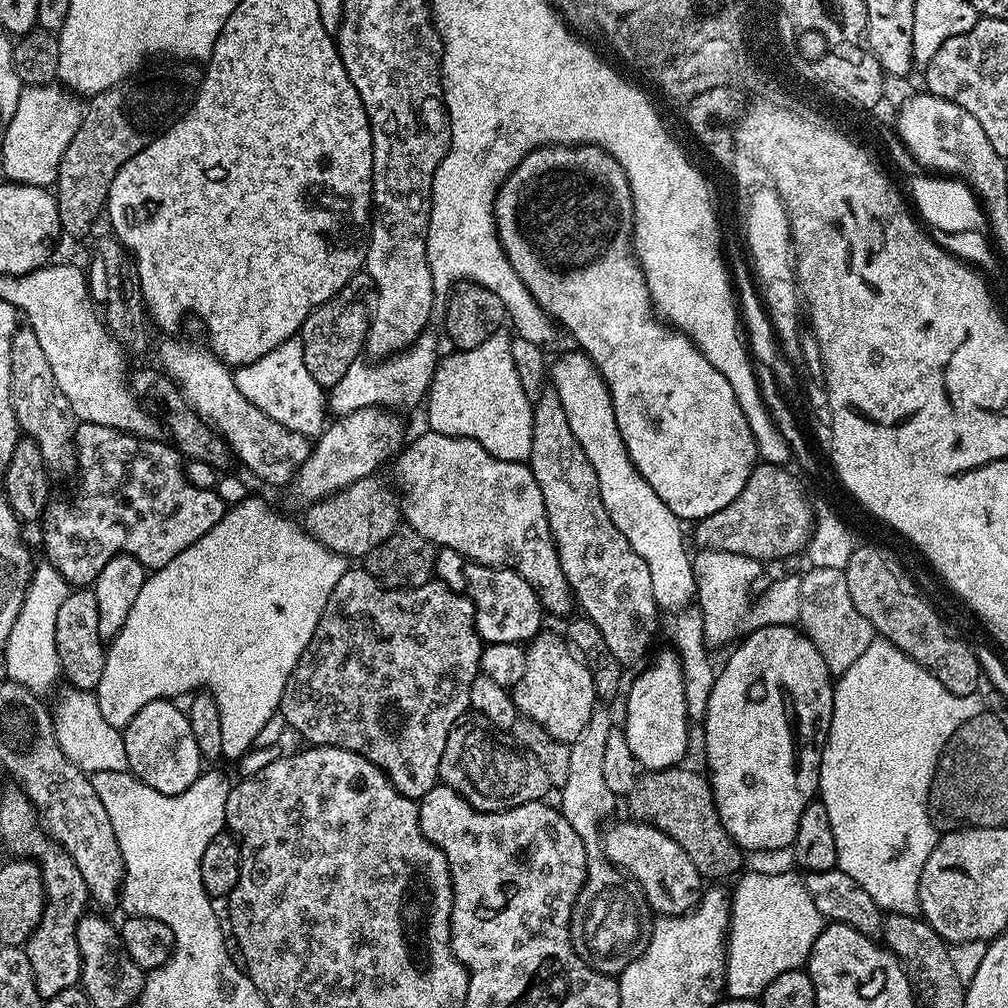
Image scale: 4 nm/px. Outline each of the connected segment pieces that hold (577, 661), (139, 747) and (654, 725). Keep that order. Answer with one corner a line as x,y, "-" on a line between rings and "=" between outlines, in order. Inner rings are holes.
541,634
527,645
524,676
511,693
521,717
542,726
556,740
571,742
582,734
586,722
590,722
590,714
598,706
598,697
590,670
561,637
560,640
=
171,699
146,702
142,710
123,729
128,769
136,779
162,794
182,794
190,787
202,771
202,757
198,742
190,731
188,713
179,703
=
669,650
654,656
647,661
648,669
637,674
628,692
622,727
626,742
630,742
630,750
634,750
634,758
640,763
641,769
661,772
664,768
677,767
683,761
680,759
687,754
690,719
687,714
683,666
678,652

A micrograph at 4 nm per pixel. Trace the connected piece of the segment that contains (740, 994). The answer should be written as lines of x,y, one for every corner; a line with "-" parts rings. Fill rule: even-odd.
795,871
747,872
735,881
736,892
734,888
730,896
732,917
728,920
724,992
733,1000
756,1000
778,974
803,969
826,923

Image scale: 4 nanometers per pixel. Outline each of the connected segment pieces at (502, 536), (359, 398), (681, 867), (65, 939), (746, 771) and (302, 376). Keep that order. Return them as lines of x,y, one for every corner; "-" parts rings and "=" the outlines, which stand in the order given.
424,430
416,441
409,443
395,459
396,484
402,501
402,516
407,527
440,548
458,550
467,560
491,568
512,568
538,595
545,613
567,617
574,608
572,587
560,569
556,543
550,530
546,502
542,490
534,482
534,474
527,463
518,460
500,460
491,456
481,444
461,436
447,436
441,432
=
431,331
421,332
419,338
404,349
403,352
381,359
377,368
367,368
363,362
357,362
346,370
342,382
330,389
330,408
337,417
349,412
361,410
362,407
383,406
389,410
408,408
425,399
432,386
432,375
436,372
438,355
436,356
436,340
=
625,818
621,824
611,824
609,823
602,832
604,855
608,857
610,863
627,872
636,881
637,886
644,891
648,907
653,913
660,916
685,916
691,912
700,902
702,877
700,871
694,866
690,854
686,854
686,850
682,850
682,846
678,846
674,838
670,838
665,832
649,824
639,823
631,818
=
55,842
49,845
48,853
45,854
44,860
42,859
44,913
26,945
30,970
34,970
38,994
43,1001
80,984
80,951
76,931
78,922
90,908
88,887
86,878
82,878
82,870
74,866
74,858
70,858
65,848
=
791,624
768,625
765,628
750,631
732,650
732,657
725,662
724,669
720,668
716,672
716,681
713,682
713,690
710,691
709,706
702,721
704,752
708,755
706,772
710,777
712,796
716,800
716,809
720,815
722,826
728,831
730,838
734,838
734,842
741,850
747,850
749,853
751,853
750,851
776,852
779,848
788,850
791,849
794,838
798,834
798,818
802,818
802,810
806,810
806,806
817,799
820,790
820,763
832,721
834,677
829,672
826,662
822,662
822,654
818,654
814,642
810,642
810,638
804,635
799,627
=
293,338
282,342
270,354
258,358
258,362
241,364
235,369
236,385
262,414
274,418
286,430
292,430
309,438
316,438
326,427
326,392
314,378
310,378
310,370
306,370
306,358
302,354
302,342

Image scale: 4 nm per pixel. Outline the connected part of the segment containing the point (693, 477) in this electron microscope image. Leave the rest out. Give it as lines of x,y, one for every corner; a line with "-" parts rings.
596,144
536,148
521,158
514,171
508,173
504,183
496,189
494,215
496,237
504,247
504,252
508,256
510,266
516,271
517,278
526,286
526,290
530,290
532,297
540,303
541,309
571,335
579,351
592,359
609,388
618,431
638,474
654,488
655,494
662,498
666,506
681,521
705,520
710,514
722,510
722,506
730,506
730,502
734,502
734,498
742,494
742,486
746,486
750,474
756,469
758,463
756,439
750,430
750,422
746,422
746,414
742,414
742,406
738,406
738,398
734,398
734,390
730,390
730,382
726,382
726,378
722,378
722,374
718,374
718,370
710,366
708,359
700,353
698,346
689,336
661,322
657,317
656,309
652,307
652,295
648,289
644,271
640,269
640,262
633,252
636,207
632,201
632,188
628,185
628,179
620,163

